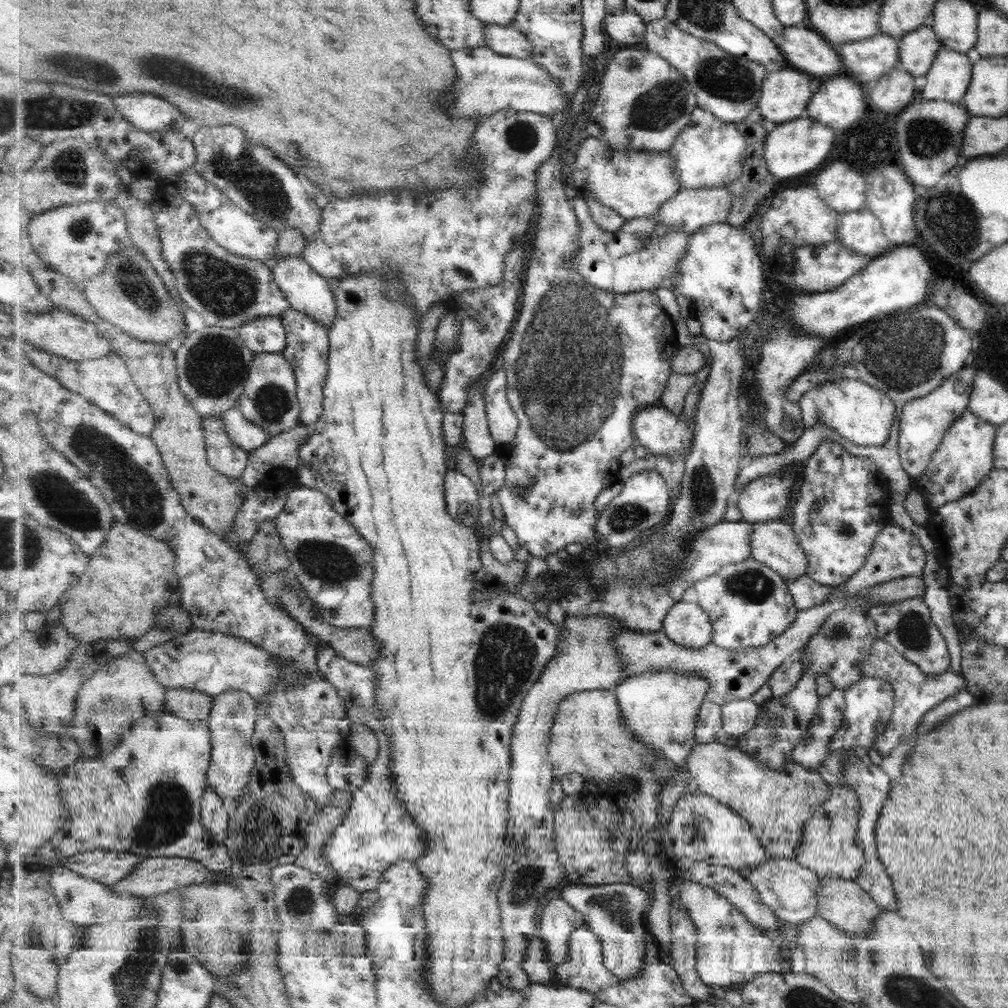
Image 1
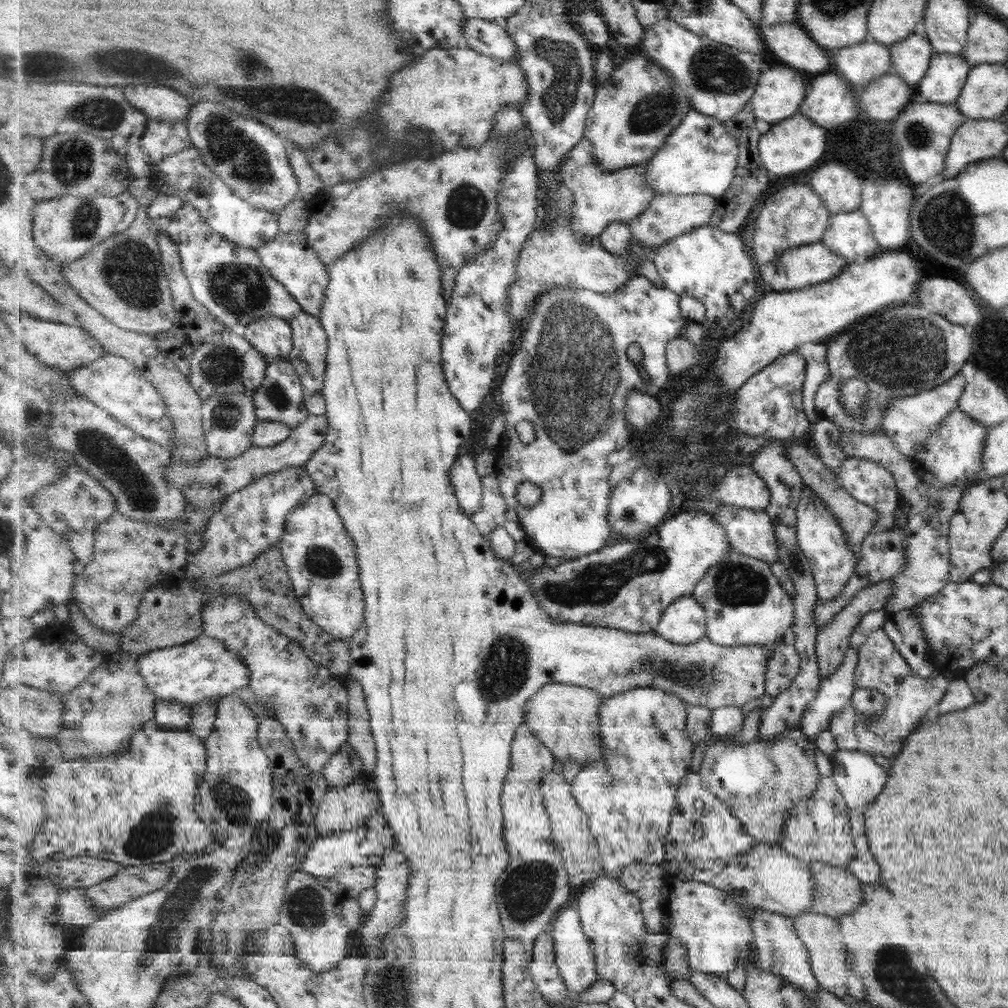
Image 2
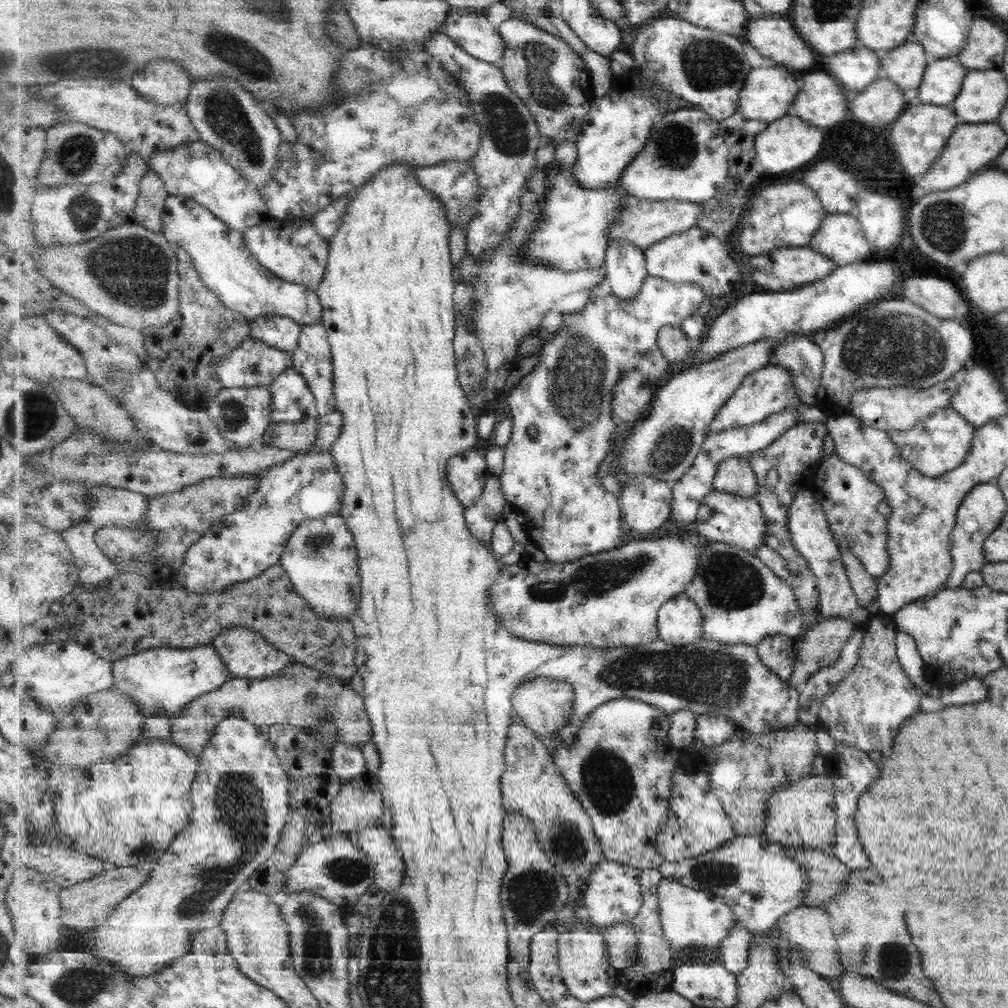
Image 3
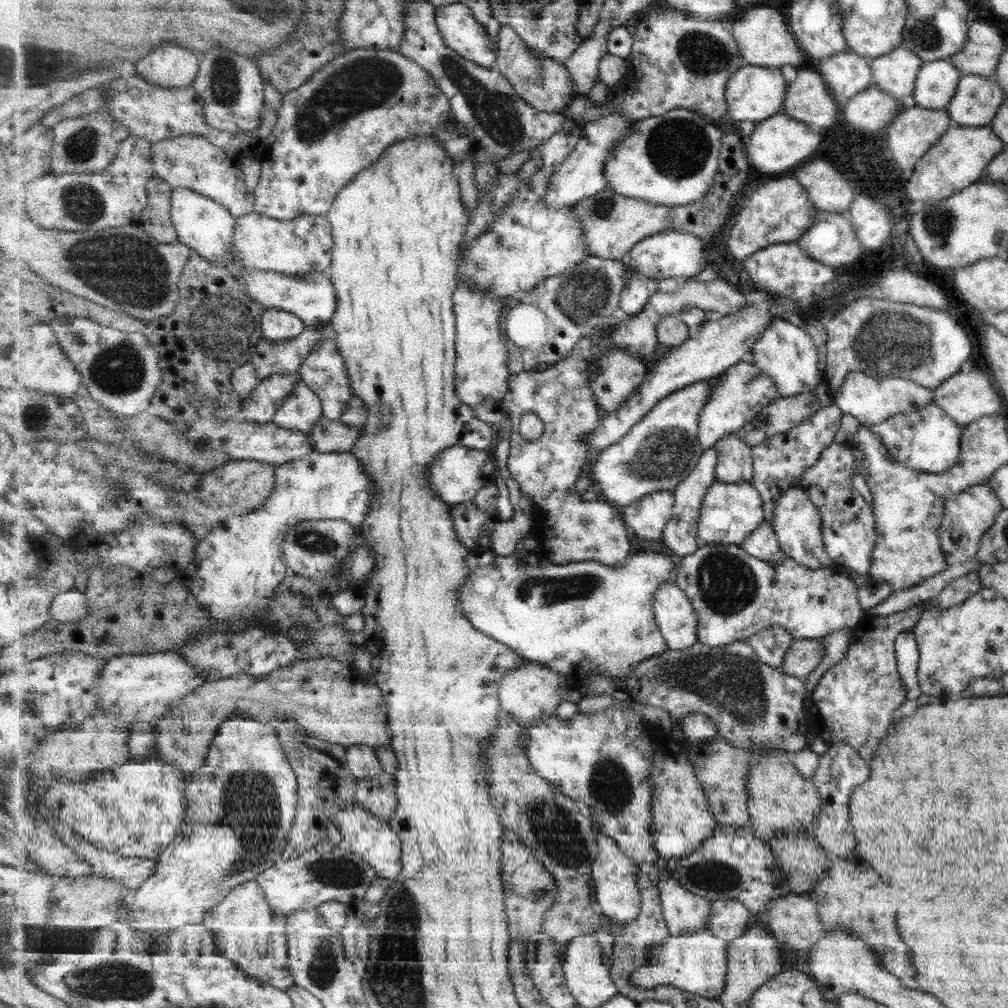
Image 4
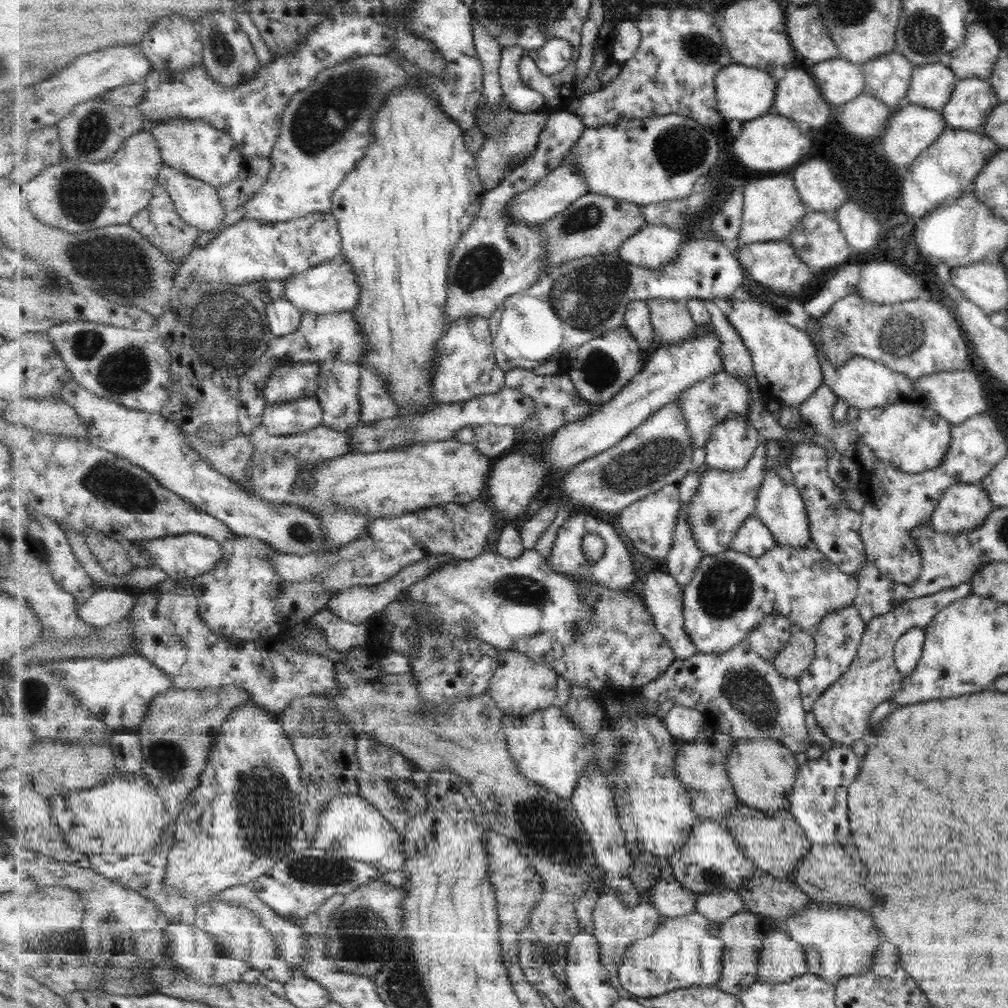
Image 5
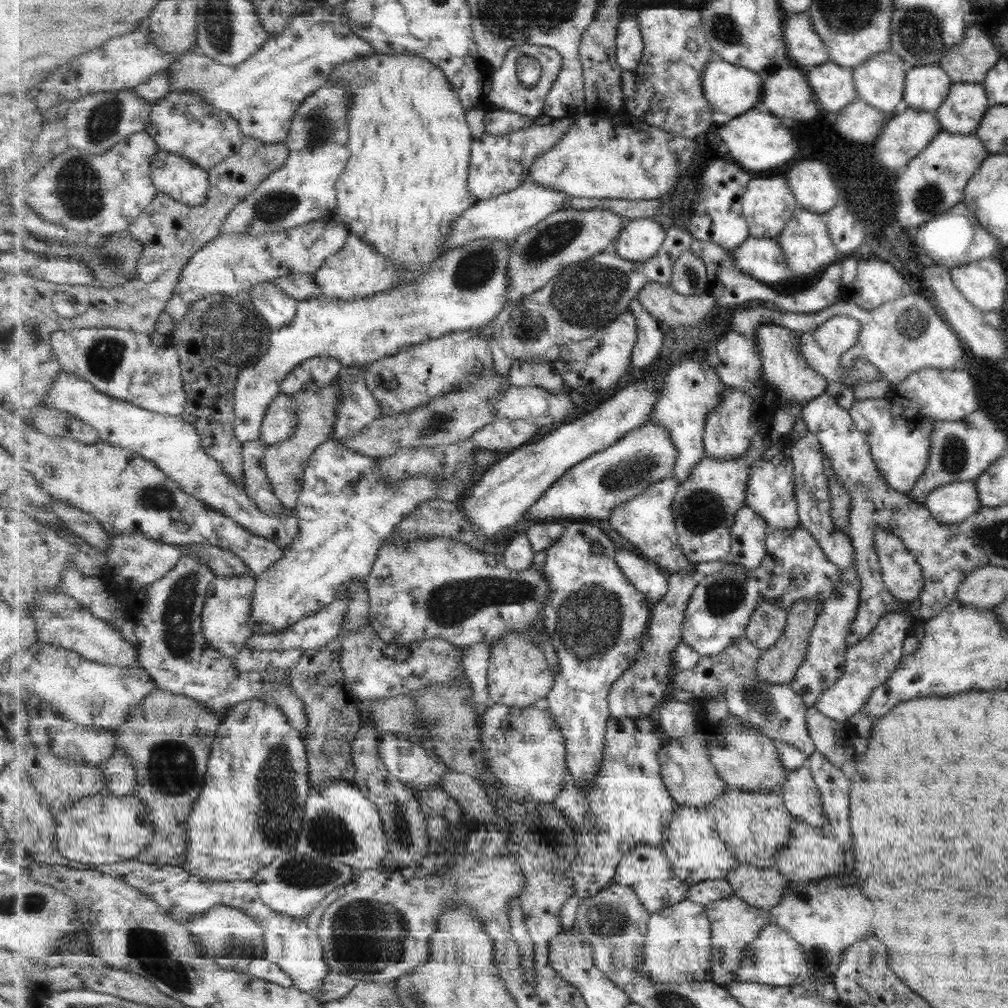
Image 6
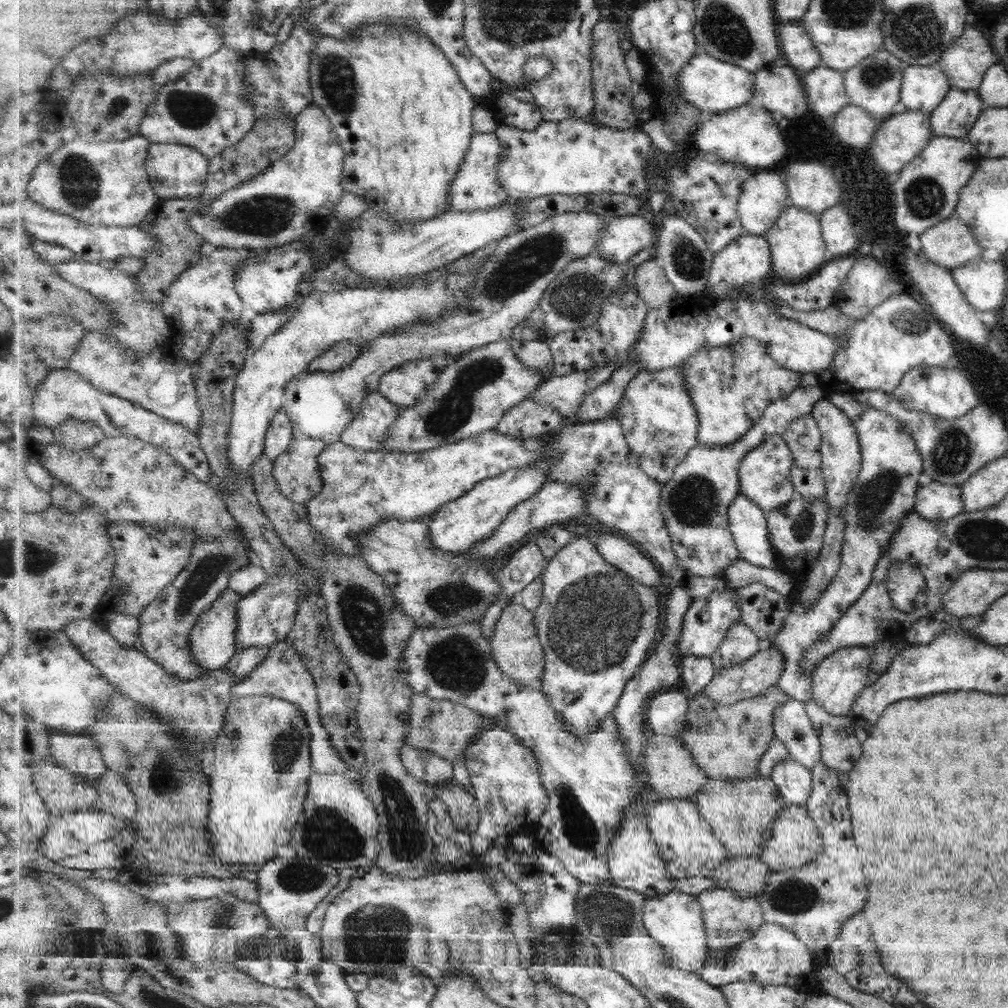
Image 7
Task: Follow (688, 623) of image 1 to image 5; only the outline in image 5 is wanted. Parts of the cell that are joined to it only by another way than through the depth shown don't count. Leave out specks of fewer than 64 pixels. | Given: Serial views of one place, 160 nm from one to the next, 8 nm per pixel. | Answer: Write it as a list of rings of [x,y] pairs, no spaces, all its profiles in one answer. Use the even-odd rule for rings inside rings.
[[[665,571],[648,572],[642,580],[641,592],[645,601],[645,606],[655,620],[657,630],[668,639],[669,646],[672,647],[677,659],[685,659],[695,657],[699,652],[696,644],[692,641],[688,631],[685,630],[685,601],[684,590],[680,582],[673,578],[672,574]]]

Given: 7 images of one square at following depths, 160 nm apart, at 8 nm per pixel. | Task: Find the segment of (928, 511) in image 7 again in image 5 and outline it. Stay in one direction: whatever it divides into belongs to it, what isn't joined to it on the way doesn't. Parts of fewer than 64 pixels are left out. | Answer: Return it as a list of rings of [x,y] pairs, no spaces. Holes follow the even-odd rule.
[[[955,484],[941,493],[929,523],[937,533],[966,532],[979,526],[991,510],[993,506],[979,485]]]

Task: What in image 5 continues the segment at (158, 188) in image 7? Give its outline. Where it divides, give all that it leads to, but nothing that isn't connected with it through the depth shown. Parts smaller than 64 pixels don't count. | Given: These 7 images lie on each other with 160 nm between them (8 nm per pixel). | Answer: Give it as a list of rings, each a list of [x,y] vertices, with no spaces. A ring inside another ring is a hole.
[[[168,164],[161,169],[159,184],[169,191],[185,222],[196,226],[203,233],[218,232],[228,210],[221,202],[215,186],[175,170]]]

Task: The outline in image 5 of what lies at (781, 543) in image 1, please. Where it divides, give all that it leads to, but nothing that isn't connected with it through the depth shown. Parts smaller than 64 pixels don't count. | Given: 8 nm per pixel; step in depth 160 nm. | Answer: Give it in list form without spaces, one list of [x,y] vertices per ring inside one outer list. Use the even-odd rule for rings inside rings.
[[[761,443],[748,465],[733,472],[718,469],[707,469],[703,473],[701,485],[693,501],[687,505],[687,521],[691,525],[691,536],[701,552],[719,554],[732,547],[737,532],[748,518],[756,514],[757,499],[761,485],[765,481],[766,462],[768,461],[767,447]]]

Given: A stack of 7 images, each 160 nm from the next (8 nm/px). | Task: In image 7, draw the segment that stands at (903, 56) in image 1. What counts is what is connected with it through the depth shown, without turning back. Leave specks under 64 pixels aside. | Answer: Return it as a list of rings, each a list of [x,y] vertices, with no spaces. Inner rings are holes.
[[[882,48],[876,50],[869,57],[857,62],[852,69],[843,72],[845,90],[851,100],[849,103],[868,111],[877,121],[881,118],[889,118],[892,115],[893,106],[897,104],[902,71],[906,67],[905,62],[901,62],[886,50]]]

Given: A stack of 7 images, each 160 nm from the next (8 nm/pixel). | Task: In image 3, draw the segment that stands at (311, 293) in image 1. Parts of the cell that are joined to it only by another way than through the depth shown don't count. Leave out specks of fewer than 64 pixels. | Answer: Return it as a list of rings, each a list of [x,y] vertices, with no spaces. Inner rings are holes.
[[[273,218],[270,222],[263,221],[261,226],[250,226],[243,234],[248,247],[260,260],[260,264],[279,278],[304,284],[313,290],[324,281],[328,270],[330,243],[309,218],[291,221]]]

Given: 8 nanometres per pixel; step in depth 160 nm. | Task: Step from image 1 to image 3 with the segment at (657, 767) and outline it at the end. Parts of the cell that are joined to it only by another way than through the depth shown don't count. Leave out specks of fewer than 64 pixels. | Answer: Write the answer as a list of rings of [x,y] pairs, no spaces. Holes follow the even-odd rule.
[[[539,677],[526,682],[513,693],[516,718],[528,726],[541,740],[559,735],[574,715],[575,690],[566,680]]]

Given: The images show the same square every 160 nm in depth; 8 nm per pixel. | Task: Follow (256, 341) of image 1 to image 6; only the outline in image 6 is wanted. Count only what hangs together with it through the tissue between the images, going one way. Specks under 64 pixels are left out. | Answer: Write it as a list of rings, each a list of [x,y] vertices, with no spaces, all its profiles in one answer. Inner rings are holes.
[[[261,282],[252,286],[249,296],[271,329],[291,324],[298,311],[298,300],[283,292],[274,282]]]

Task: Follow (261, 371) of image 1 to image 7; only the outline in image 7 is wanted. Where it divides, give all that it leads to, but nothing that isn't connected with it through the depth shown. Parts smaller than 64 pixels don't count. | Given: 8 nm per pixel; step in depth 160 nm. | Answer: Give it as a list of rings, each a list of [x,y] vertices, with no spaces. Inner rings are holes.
[[[285,408],[281,409],[269,427],[264,454],[275,462],[292,444],[294,431],[292,418],[286,413]]]

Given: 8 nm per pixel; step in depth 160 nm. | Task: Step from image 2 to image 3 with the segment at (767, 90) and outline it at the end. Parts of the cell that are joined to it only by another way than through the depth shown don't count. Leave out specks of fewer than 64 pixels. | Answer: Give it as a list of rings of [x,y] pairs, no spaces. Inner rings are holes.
[[[775,66],[753,69],[741,91],[739,112],[749,120],[779,120],[792,113],[800,87],[793,72]]]

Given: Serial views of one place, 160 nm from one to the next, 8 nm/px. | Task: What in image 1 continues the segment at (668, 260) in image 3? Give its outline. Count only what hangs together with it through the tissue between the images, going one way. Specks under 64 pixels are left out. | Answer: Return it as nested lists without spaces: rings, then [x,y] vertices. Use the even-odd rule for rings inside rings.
[[[717,222],[692,235],[681,267],[671,281],[676,291],[688,300],[693,317],[700,321],[702,339],[732,341],[758,318],[766,276],[755,238],[749,231]]]

